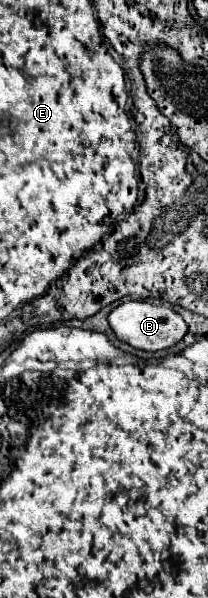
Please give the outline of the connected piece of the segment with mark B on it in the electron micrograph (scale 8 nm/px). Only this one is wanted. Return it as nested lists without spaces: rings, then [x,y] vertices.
[[[122,302],[120,306],[116,306],[110,316],[108,322],[112,326],[112,330],[116,332],[118,340],[138,348],[138,350],[146,350],[146,352],[158,352],[158,350],[166,350],[176,346],[188,332],[188,326],[184,322],[184,318],[180,314],[176,314],[172,308],[166,306],[156,306],[156,304],[148,304],[148,302]]]

